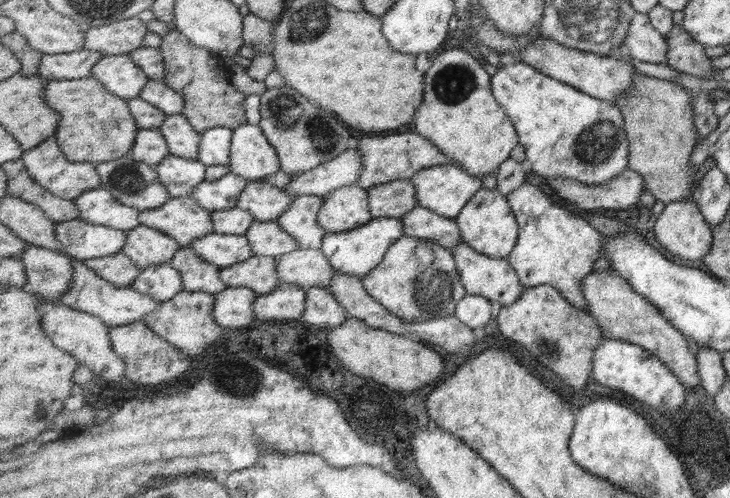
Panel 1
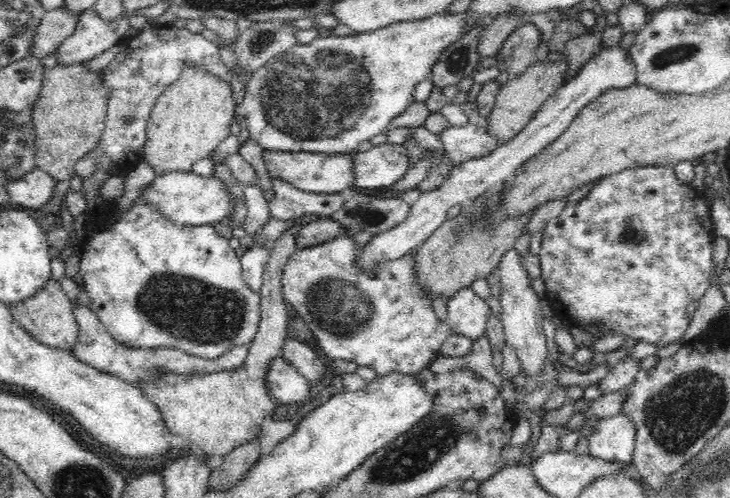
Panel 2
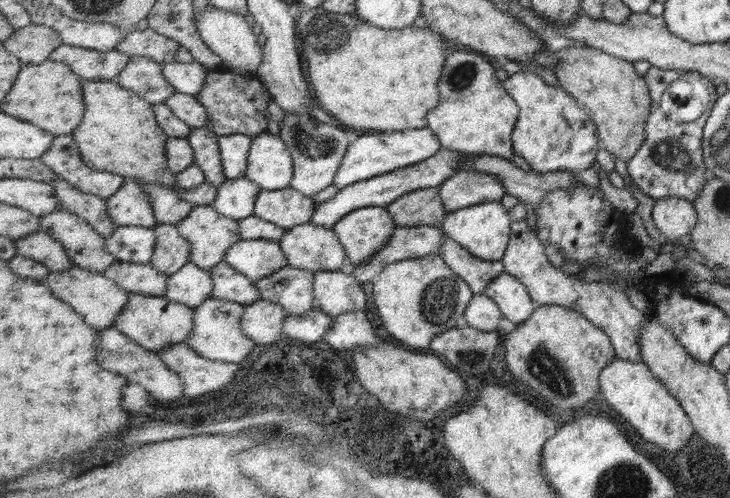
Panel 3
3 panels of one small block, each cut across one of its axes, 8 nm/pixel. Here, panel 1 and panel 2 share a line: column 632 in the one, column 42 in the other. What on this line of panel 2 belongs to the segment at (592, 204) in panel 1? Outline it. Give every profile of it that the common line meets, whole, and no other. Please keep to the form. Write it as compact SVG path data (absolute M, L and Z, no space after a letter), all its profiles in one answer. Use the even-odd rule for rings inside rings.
M38 167L18 179L5 181L6 193L13 204L38 209L46 204L54 192L56 181Z

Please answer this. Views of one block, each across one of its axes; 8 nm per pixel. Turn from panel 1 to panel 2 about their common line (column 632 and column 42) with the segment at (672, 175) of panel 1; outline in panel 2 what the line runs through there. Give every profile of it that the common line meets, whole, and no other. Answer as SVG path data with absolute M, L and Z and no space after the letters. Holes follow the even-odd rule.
M82 63L69 65L56 65L47 68L42 74L42 88L36 102L30 106L31 118L35 124L33 150L37 152L34 159L37 167L48 173L54 181L70 181L75 176L74 164L86 155L86 152L97 148L98 138L105 132L110 91L102 87L101 71L84 71Z

